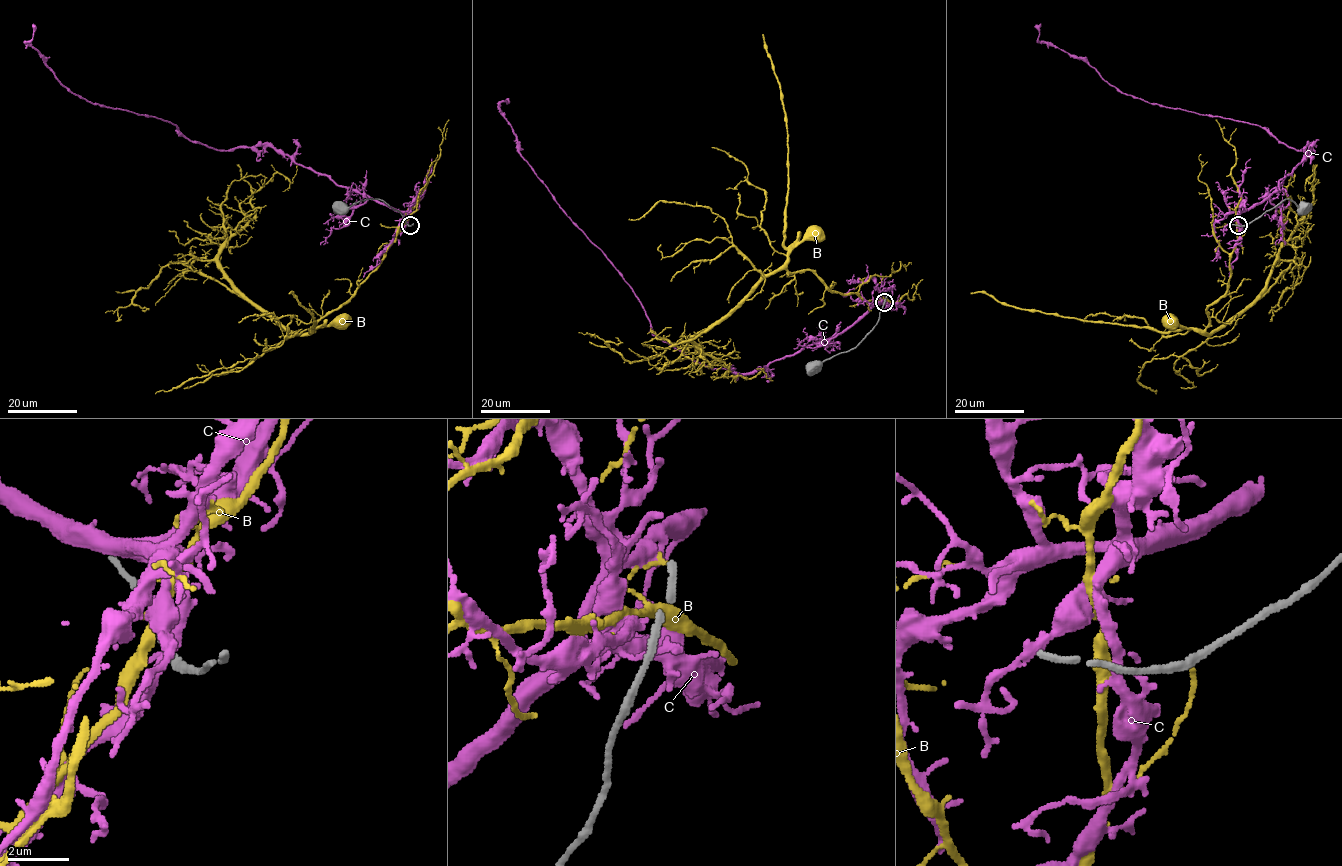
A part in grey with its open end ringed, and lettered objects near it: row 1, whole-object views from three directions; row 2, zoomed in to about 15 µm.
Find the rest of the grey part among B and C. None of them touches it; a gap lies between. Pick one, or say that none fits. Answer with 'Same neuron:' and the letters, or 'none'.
Same neuron: C

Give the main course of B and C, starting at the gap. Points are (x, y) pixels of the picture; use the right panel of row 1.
B: (1237, 223), (1229, 284), (1226, 292), (1206, 308), (1208, 325), (1193, 330), (1170, 321)
C: (1239, 223), (1309, 145), (1295, 149), (1246, 122), (1120, 92), (1082, 60), (1041, 42), (1041, 23)

